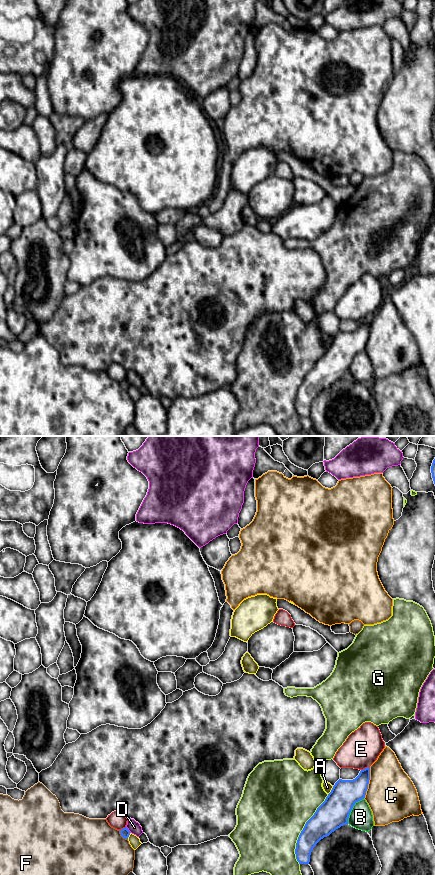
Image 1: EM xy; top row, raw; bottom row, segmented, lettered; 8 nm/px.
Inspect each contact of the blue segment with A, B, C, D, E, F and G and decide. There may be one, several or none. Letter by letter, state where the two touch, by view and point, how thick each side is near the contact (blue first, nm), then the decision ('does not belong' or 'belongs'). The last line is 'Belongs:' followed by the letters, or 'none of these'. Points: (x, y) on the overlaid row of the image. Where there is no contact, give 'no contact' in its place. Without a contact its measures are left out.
A: contact xy (331, 790); calibres 240 and 70 nm; does not belong
B: contact xy (351, 809); calibres 240 and 180 nm; does not belong
C: contact xy (368, 783); calibres 220 and 400 nm; does not belong
D: contact xy (127, 829); calibres 70 and 100 nm; does not belong
E: contact xy (365, 768); calibres 200 and 300 nm; does not belong
F: contact xy (122, 836); calibres 70 and 440 nm; does not belong
G: contact xy (303, 829); calibres 240 and 480 nm; does not belong
Belongs: none of these

